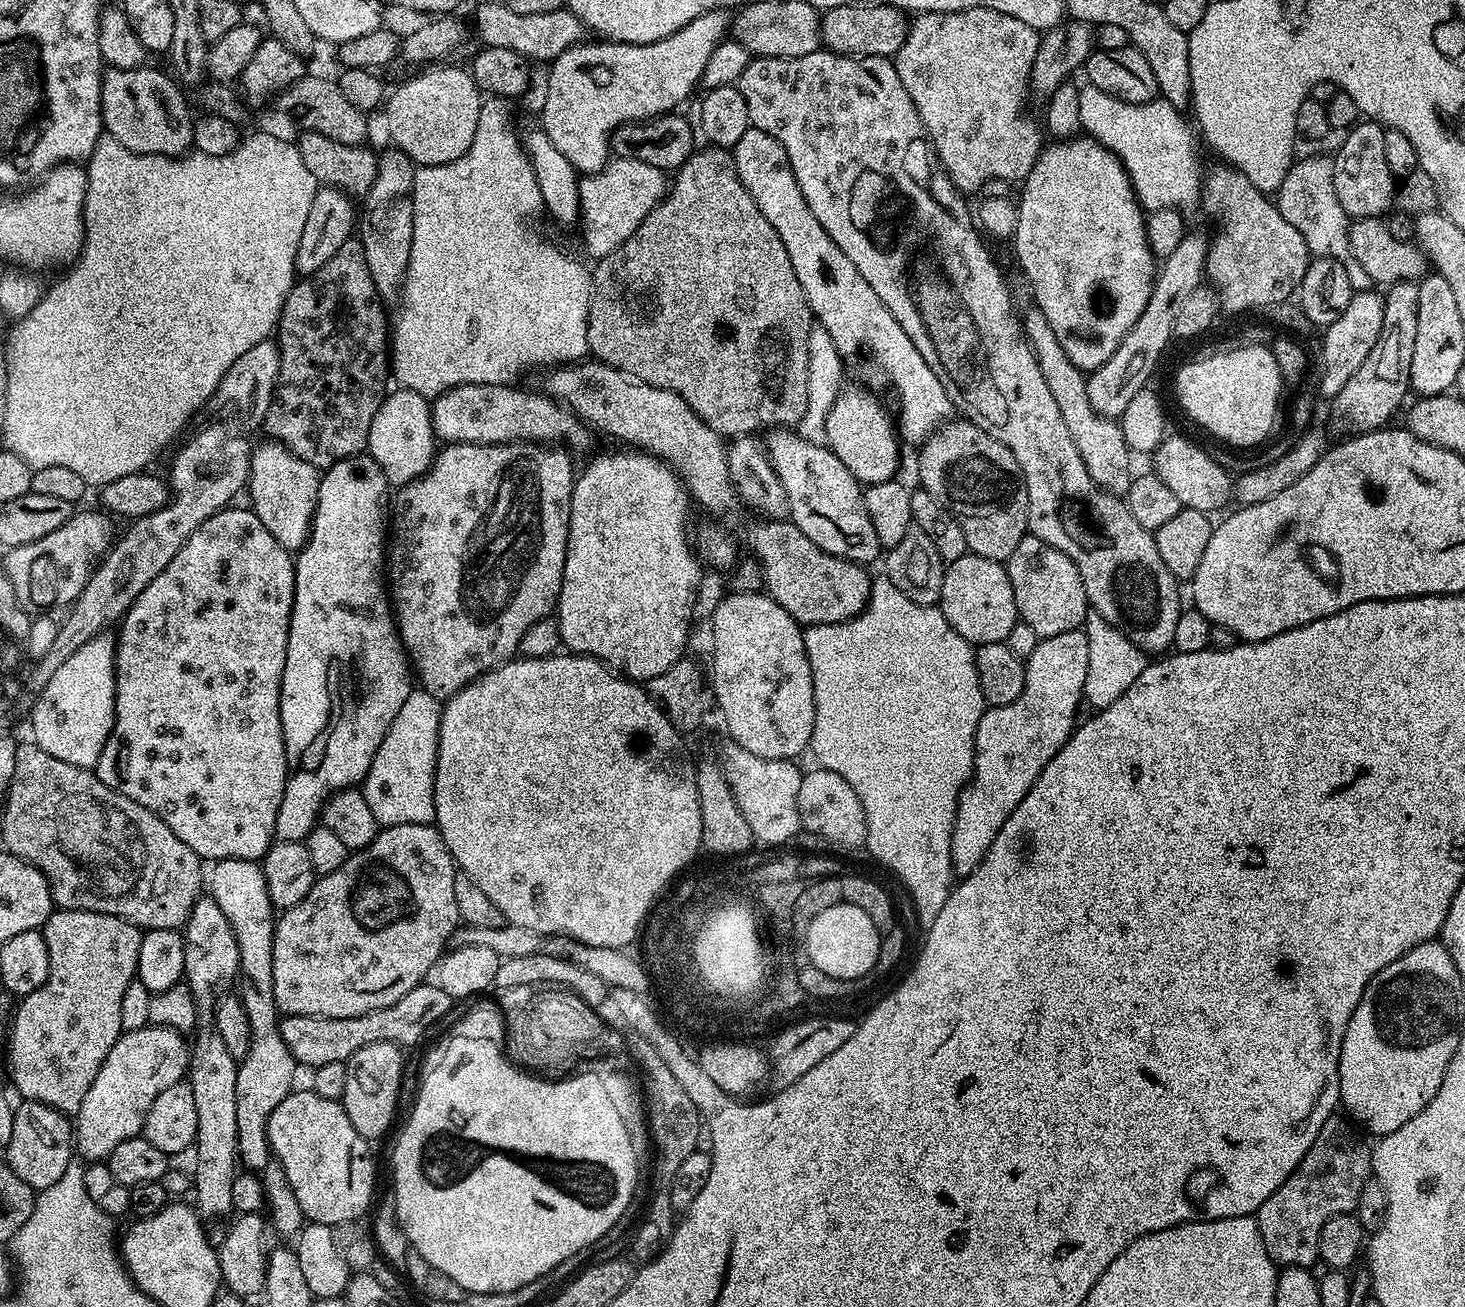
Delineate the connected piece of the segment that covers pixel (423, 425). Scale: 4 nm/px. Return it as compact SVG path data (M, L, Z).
M397 387L395 391L389 391L385 395L384 400L378 406L378 414L374 414L374 422L370 422L367 455L371 456L374 462L378 462L378 466L384 472L384 477L388 479L389 485L407 486L413 480L421 479L424 473L431 468L438 451L438 441L432 425L432 406L429 397L414 394L401 387Z

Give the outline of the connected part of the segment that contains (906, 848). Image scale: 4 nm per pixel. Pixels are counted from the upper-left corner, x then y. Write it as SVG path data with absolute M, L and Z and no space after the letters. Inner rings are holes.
M886 578L872 581L868 606L860 615L846 622L837 624L814 624L804 628L804 645L806 658L810 658L810 674L814 682L814 730L810 752L816 755L815 763L819 767L830 770L840 777L846 778L850 790L858 794L858 802L862 802L862 810L866 814L866 830L868 838L866 849L880 864L885 864L898 879L904 880L904 888L912 895L912 908L916 911L916 920L924 927L931 929L934 918L942 914L942 906L946 906L948 895L954 887L954 865L952 863L952 828L956 824L956 807L960 801L960 793L972 778L972 767L976 757L976 731L982 714L986 711L982 686L978 682L976 669L976 653L973 645L968 643L950 622L940 613L939 607L931 604L910 602L898 586L894 586Z

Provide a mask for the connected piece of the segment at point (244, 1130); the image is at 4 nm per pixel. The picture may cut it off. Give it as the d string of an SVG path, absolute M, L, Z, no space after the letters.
M217 860L206 876L210 898L218 902L226 922L234 930L240 955L240 989L238 995L244 1003L246 1018L250 1022L250 1050L236 1066L236 1151L241 1165L248 1170L262 1170L270 1159L268 1147L268 1116L274 1106L293 1091L292 1075L298 1071L294 1054L282 1042L281 1017L274 998L274 934L277 917L266 890L264 869L254 860Z

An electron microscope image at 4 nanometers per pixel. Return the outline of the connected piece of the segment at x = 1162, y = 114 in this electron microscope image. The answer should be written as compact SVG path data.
M1097 88L1092 92L1082 92L1080 106L1083 131L1109 148L1124 163L1128 177L1132 179L1132 189L1140 199L1141 208L1151 213L1163 208L1186 210L1201 203L1202 168L1196 165L1196 140L1192 137L1191 126L1184 121L1185 113L1181 109L1163 98L1154 99L1149 104L1127 104L1107 96Z

